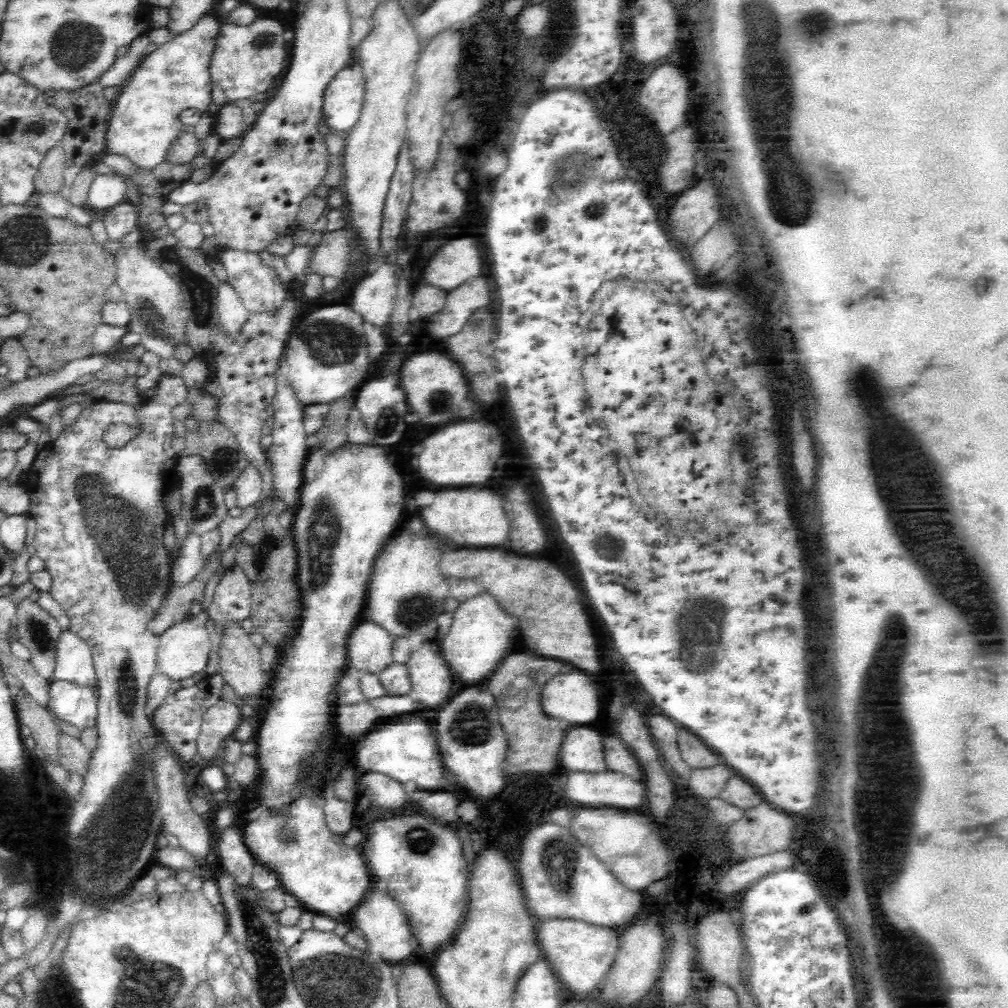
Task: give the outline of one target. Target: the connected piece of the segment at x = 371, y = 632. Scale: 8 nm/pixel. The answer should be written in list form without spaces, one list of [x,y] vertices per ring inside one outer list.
[[[362,622],[350,632],[346,650],[348,662],[358,672],[378,675],[393,661],[391,646],[393,638],[381,626]]]

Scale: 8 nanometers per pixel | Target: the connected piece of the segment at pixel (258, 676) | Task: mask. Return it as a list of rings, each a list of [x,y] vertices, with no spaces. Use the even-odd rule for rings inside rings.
[[[226,623],[221,630],[219,642],[219,674],[223,682],[235,690],[240,699],[246,696],[264,697],[271,676],[261,668],[260,653],[241,624]]]

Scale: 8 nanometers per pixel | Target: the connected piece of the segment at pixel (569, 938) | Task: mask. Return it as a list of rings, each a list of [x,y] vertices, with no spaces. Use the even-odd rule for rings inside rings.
[[[546,920],[536,926],[537,945],[548,960],[559,982],[564,982],[576,998],[582,1000],[588,992],[597,992],[606,973],[612,968],[620,948],[618,930],[590,926],[578,920]]]

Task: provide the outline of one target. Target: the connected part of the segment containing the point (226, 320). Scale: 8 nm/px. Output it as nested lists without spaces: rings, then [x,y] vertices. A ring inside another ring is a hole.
[[[228,281],[218,283],[216,296],[218,320],[222,321],[224,331],[232,340],[238,336],[237,330],[240,330],[241,324],[248,318],[248,310],[236,289]]]

